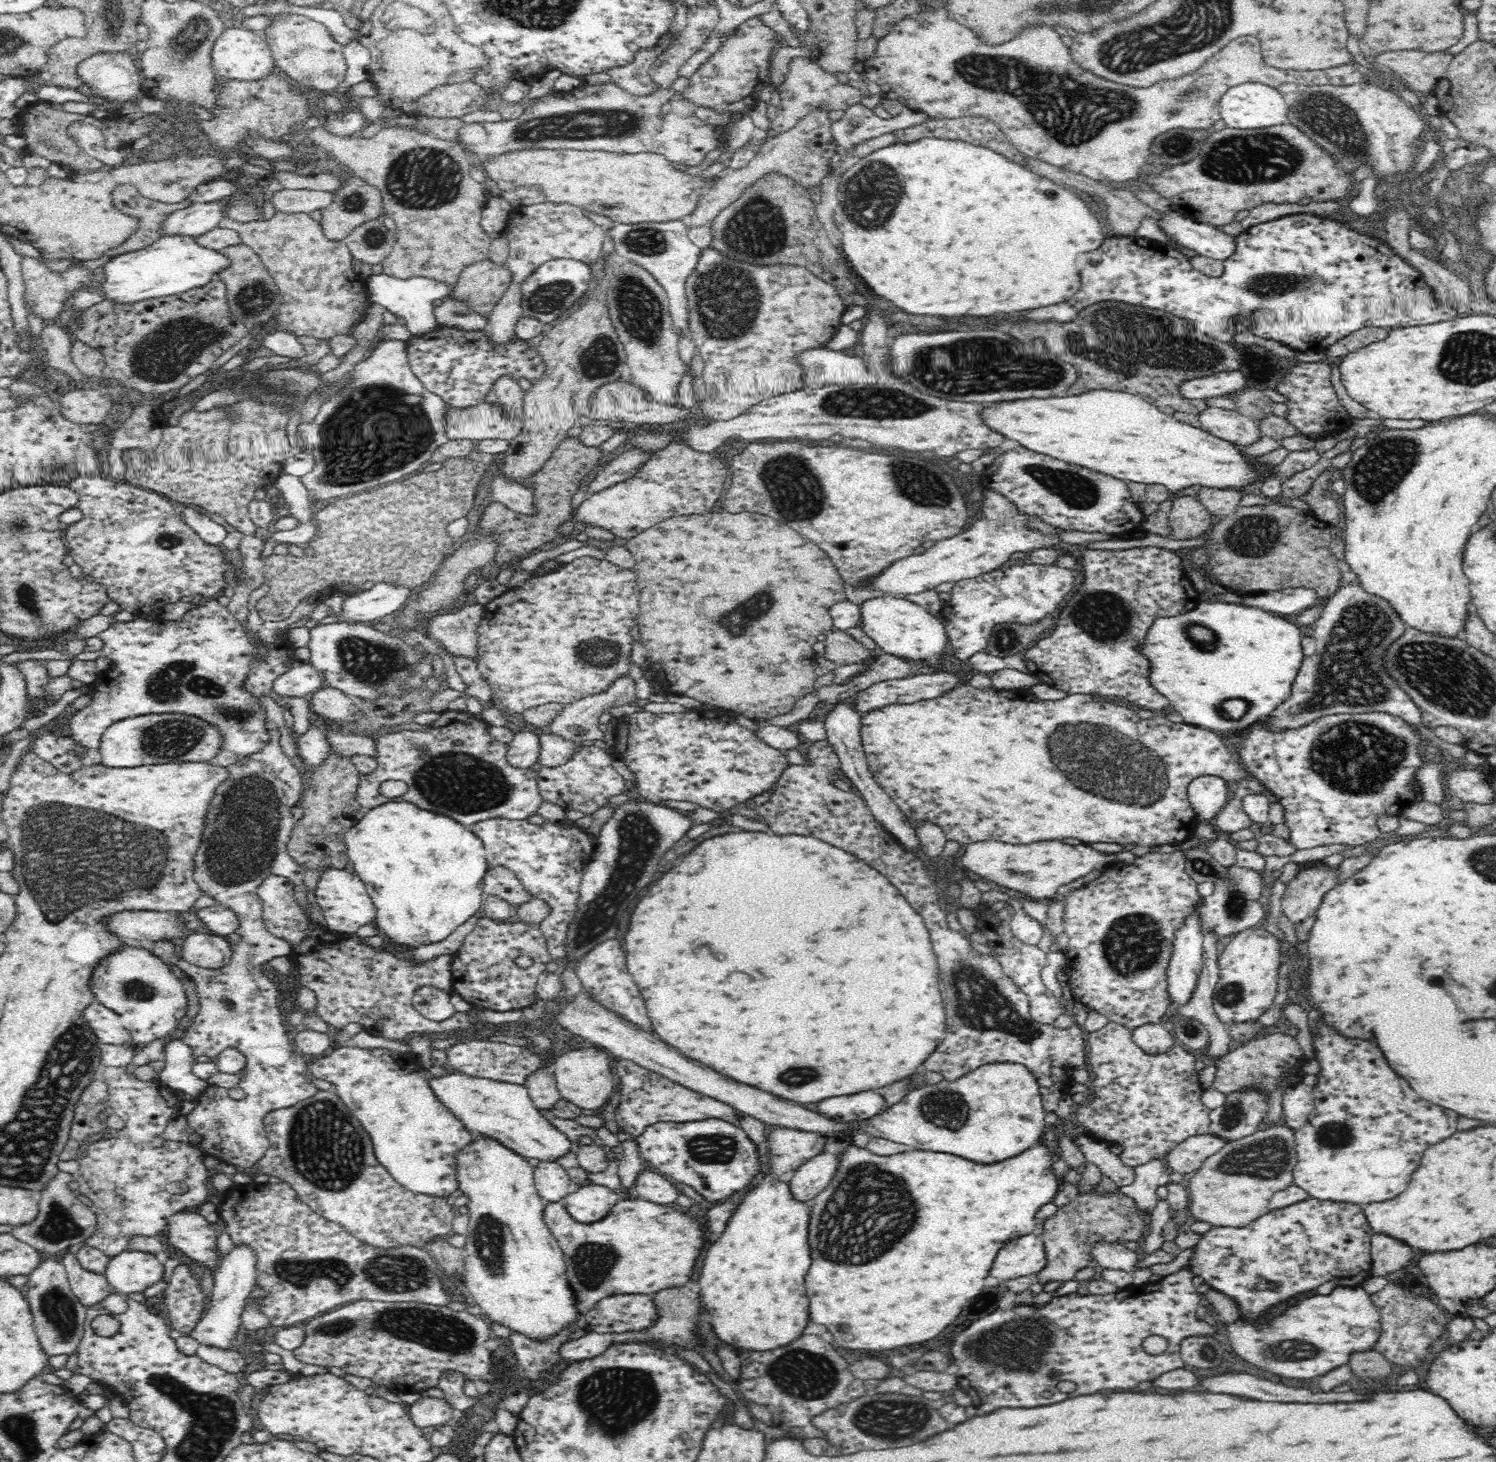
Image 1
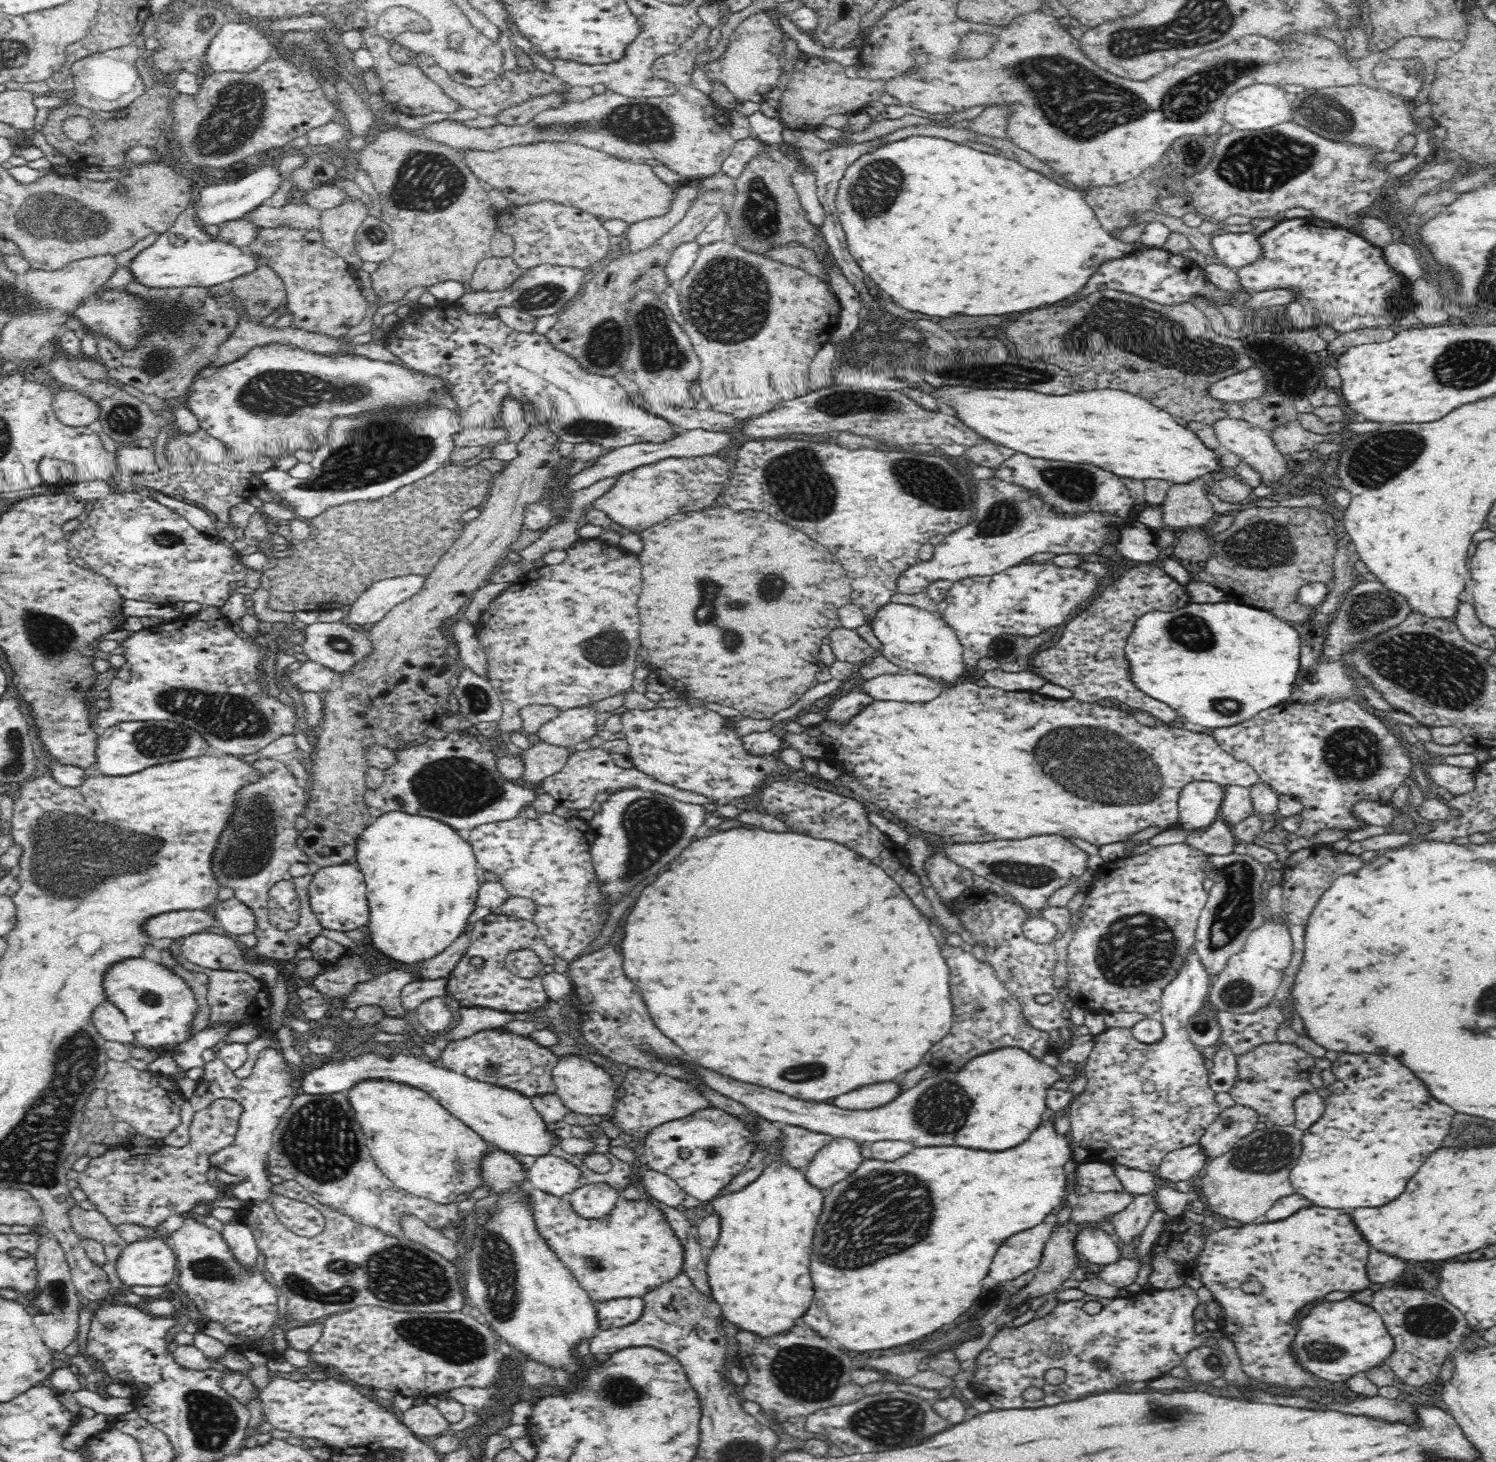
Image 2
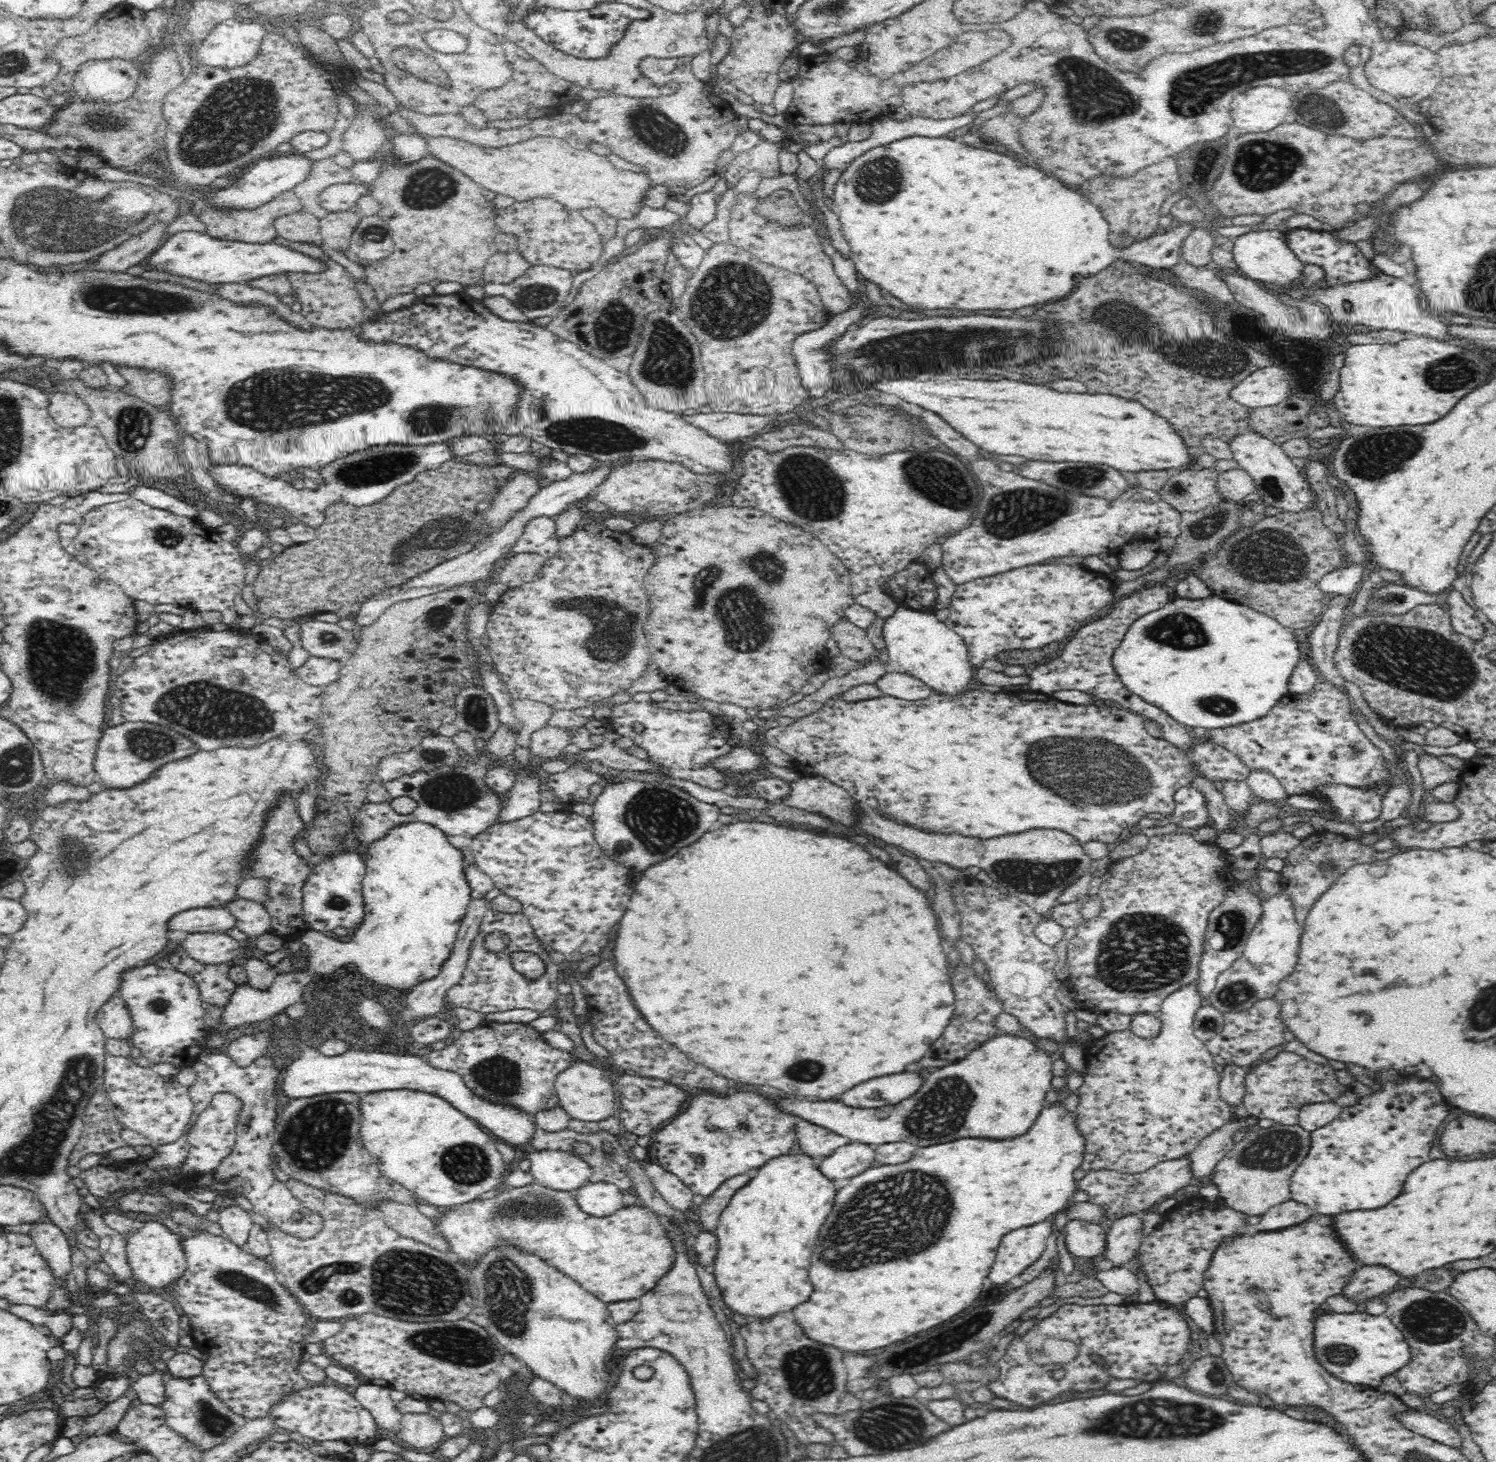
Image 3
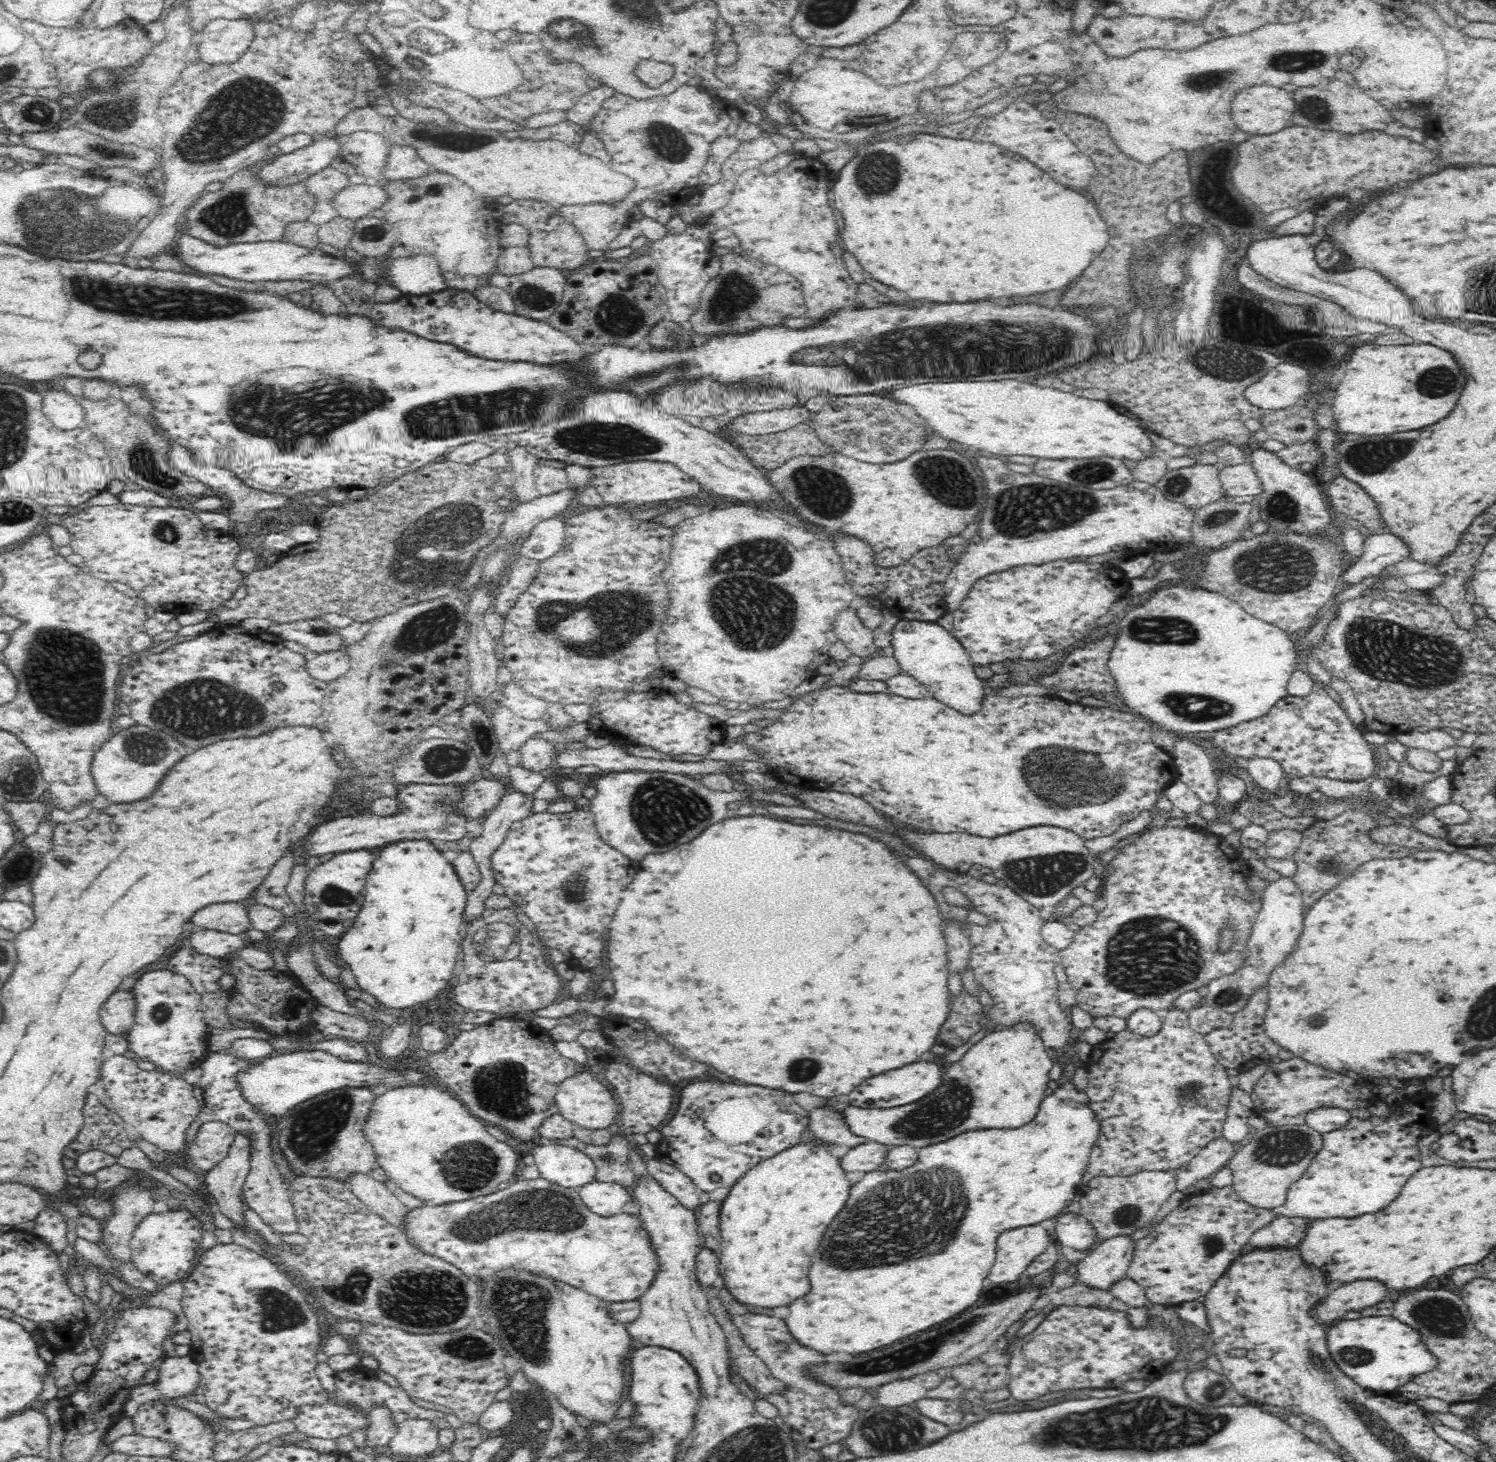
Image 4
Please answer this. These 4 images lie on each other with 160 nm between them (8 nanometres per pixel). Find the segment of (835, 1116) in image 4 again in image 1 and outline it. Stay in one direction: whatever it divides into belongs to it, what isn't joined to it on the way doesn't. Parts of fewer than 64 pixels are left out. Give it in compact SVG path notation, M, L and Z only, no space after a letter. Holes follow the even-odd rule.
M774 1128L766 1143L772 1174L780 1176L790 1170L796 1171L808 1159L824 1150L828 1137L816 1132Z

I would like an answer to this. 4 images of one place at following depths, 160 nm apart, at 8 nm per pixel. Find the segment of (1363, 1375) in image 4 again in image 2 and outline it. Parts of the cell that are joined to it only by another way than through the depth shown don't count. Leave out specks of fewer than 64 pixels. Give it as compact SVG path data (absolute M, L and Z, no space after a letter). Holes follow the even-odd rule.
M1347 1297L1346 1302L1334 1302L1334 1304L1322 1304L1310 1312L1310 1316L1300 1322L1300 1334L1296 1334L1296 1340L1292 1342L1292 1350L1296 1357L1300 1359L1308 1371L1316 1373L1320 1378L1333 1383L1343 1383L1350 1380L1352 1376L1360 1376L1366 1372L1371 1372L1372 1368L1384 1365L1386 1360L1394 1354L1394 1336L1386 1328L1383 1318L1370 1305L1354 1302L1353 1297ZM1330 1346L1338 1346L1340 1352L1322 1352Z

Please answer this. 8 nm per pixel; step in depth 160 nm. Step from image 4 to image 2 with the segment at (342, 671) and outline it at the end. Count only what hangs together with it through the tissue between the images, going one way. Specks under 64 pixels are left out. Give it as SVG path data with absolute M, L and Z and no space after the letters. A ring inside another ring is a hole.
M306 661L300 668L289 674L290 681L300 691L322 694L332 686L335 672L323 664Z

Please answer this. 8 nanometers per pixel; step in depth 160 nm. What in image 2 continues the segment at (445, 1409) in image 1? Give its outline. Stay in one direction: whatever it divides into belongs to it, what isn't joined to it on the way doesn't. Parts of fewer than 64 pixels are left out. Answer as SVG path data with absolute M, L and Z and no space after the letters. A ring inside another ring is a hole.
M428 1403L410 1407L399 1414L399 1418L418 1439L438 1437L442 1433L449 1432L449 1422L436 1406Z

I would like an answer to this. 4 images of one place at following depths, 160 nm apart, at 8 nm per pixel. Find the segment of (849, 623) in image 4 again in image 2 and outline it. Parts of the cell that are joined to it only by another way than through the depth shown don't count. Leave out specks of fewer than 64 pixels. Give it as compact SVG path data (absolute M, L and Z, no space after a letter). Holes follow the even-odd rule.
M838 627L830 633L830 646L835 660L861 664L871 660L875 648L866 643L854 629Z

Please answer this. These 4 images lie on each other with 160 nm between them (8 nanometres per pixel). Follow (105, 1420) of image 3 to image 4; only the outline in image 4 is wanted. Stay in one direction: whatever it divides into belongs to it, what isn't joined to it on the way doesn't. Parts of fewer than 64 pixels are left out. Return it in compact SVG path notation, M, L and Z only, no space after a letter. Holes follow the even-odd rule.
M165 1351L163 1357L155 1363L155 1372L151 1379L135 1386L130 1392L130 1400L124 1405L123 1414L133 1417L144 1403L191 1403L196 1400L196 1392L199 1388L200 1373L198 1364L192 1360L191 1355L173 1356Z

